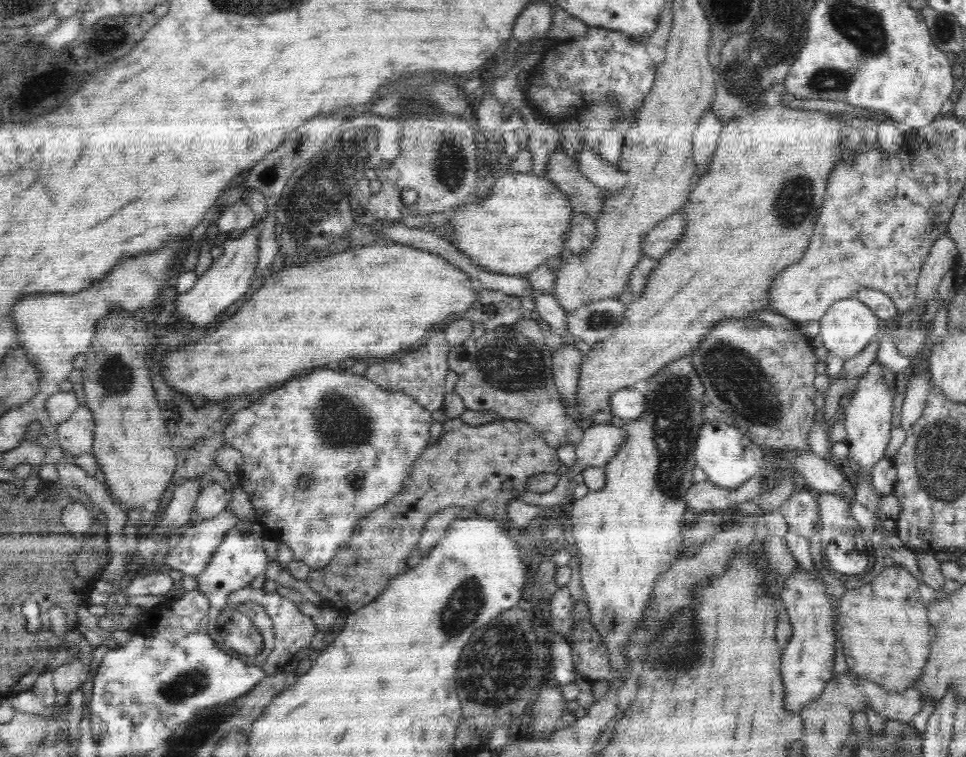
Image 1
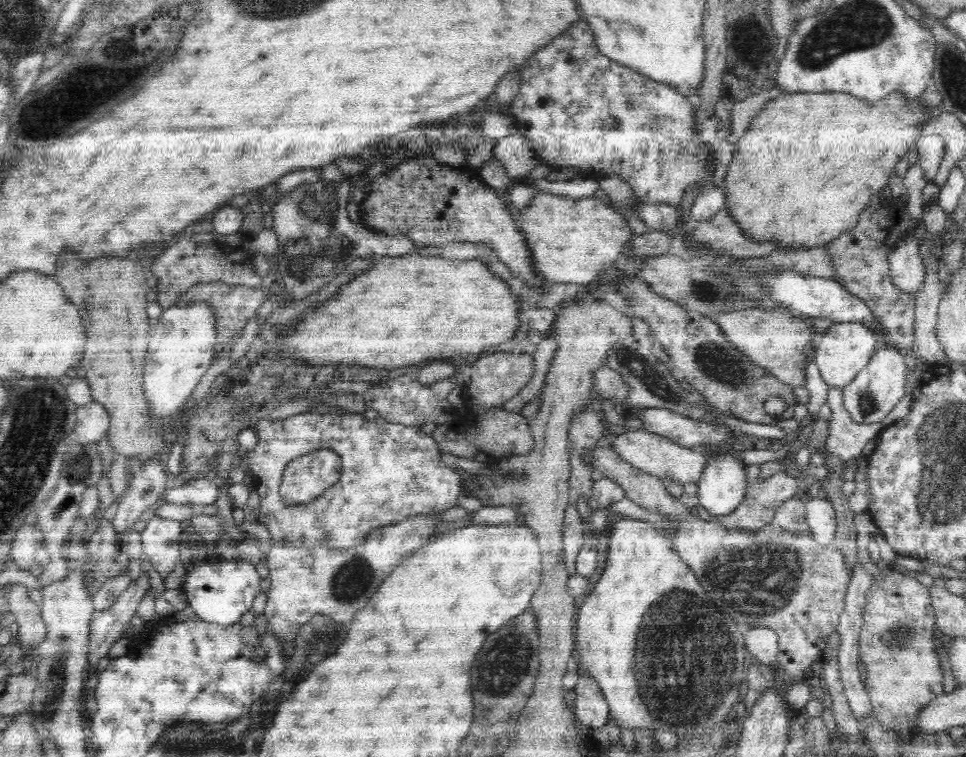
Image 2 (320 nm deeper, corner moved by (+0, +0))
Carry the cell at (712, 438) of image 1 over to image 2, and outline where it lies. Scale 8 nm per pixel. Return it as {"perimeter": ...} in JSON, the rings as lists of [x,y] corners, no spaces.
{"perimeter":[[[729,454],[707,460],[693,502],[705,508],[710,519],[734,512],[744,500],[748,482],[745,465],[741,459],[734,459]]]}

